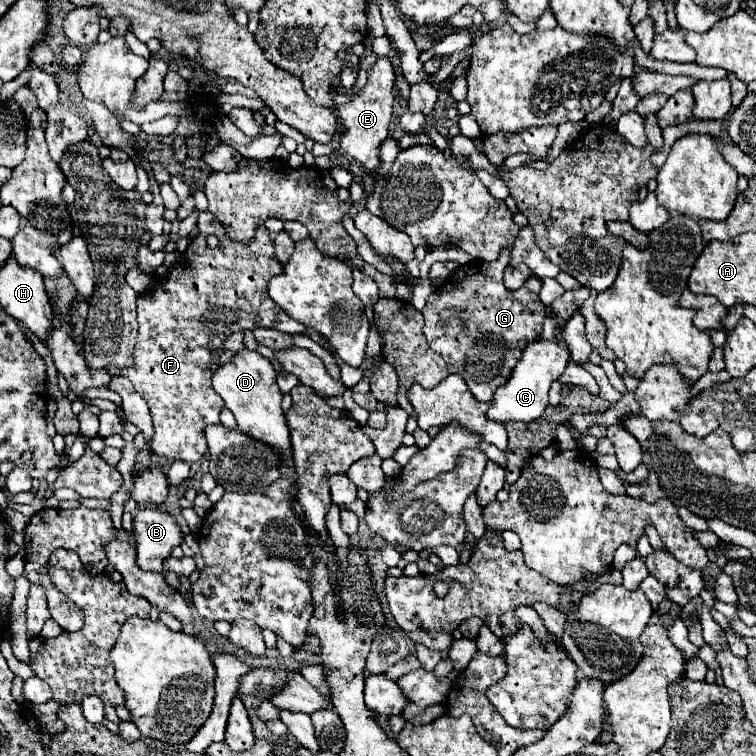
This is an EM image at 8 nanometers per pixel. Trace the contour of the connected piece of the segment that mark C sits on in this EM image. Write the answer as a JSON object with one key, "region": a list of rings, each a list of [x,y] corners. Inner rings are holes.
{"region":[[[538,339],[532,345],[528,345],[528,349],[524,349],[524,353],[522,353],[520,363],[512,371],[508,385],[504,385],[496,391],[496,397],[488,409],[488,419],[496,421],[496,423],[504,423],[504,425],[508,421],[530,423],[530,421],[538,419],[544,413],[544,409],[548,407],[548,389],[560,377],[560,373],[564,373],[568,359],[570,359],[568,349],[560,347],[556,339],[552,339],[552,341]]]}

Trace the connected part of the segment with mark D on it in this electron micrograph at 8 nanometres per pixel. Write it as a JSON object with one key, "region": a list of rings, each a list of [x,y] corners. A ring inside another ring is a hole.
{"region":[[[240,349],[228,363],[224,363],[216,373],[212,375],[212,387],[214,391],[224,399],[226,407],[234,413],[238,427],[248,433],[250,437],[256,437],[264,443],[270,443],[272,447],[280,449],[284,453],[284,477],[288,477],[294,483],[296,489],[296,479],[294,479],[294,465],[290,457],[290,433],[286,425],[286,417],[282,415],[280,403],[282,403],[282,393],[276,385],[276,369],[270,363],[270,359],[262,357],[258,351],[252,349]]]}

